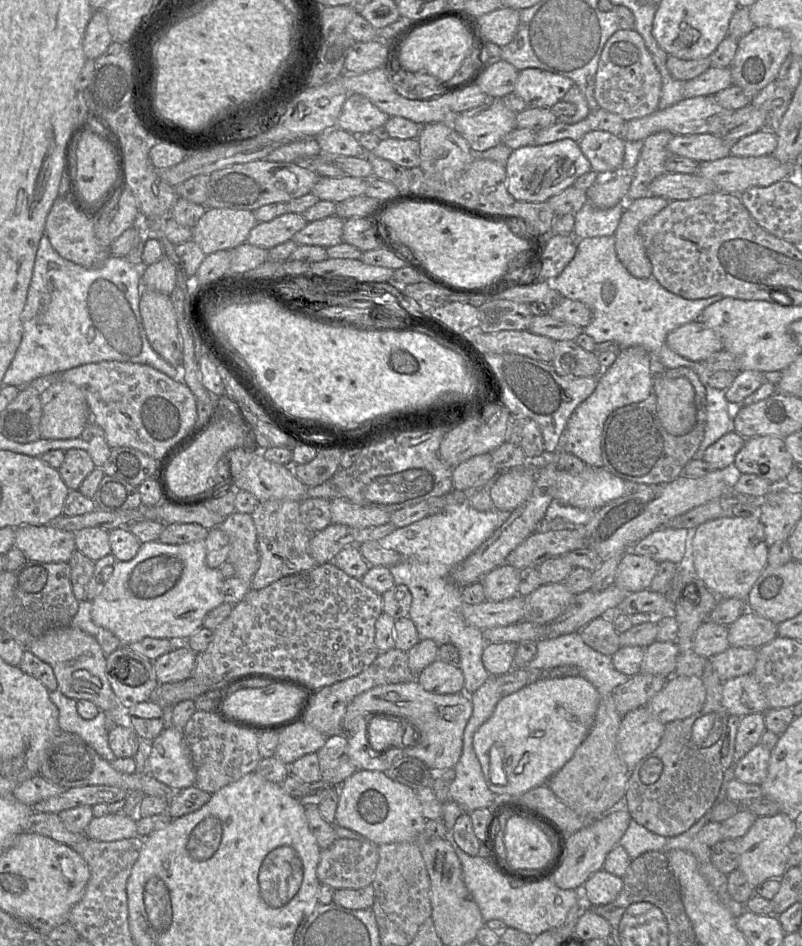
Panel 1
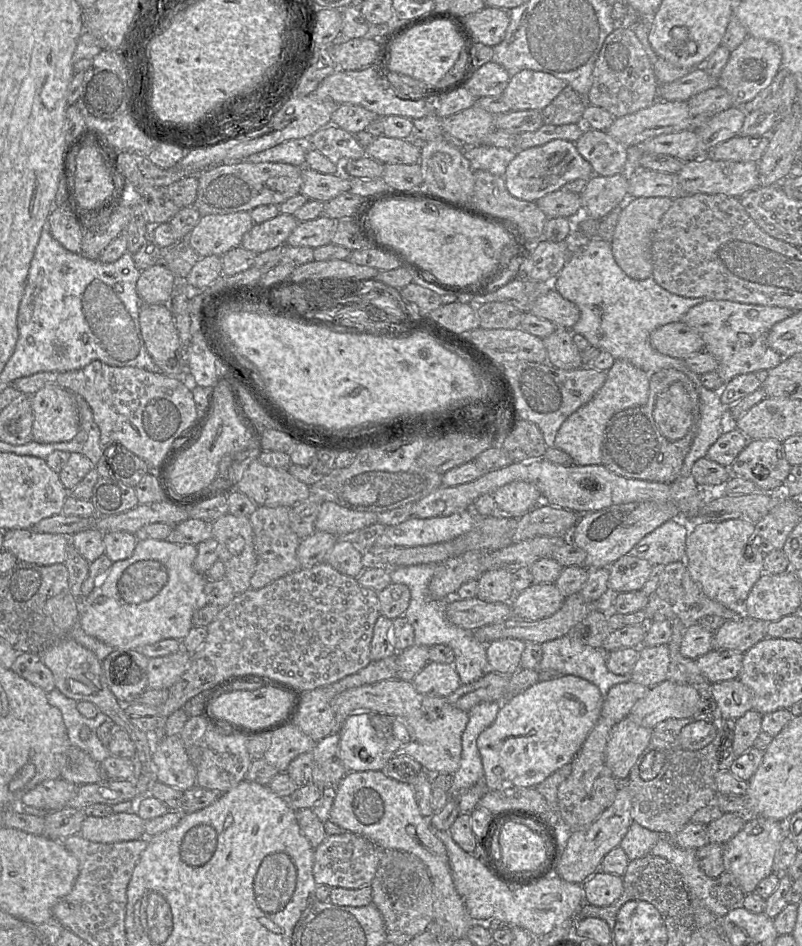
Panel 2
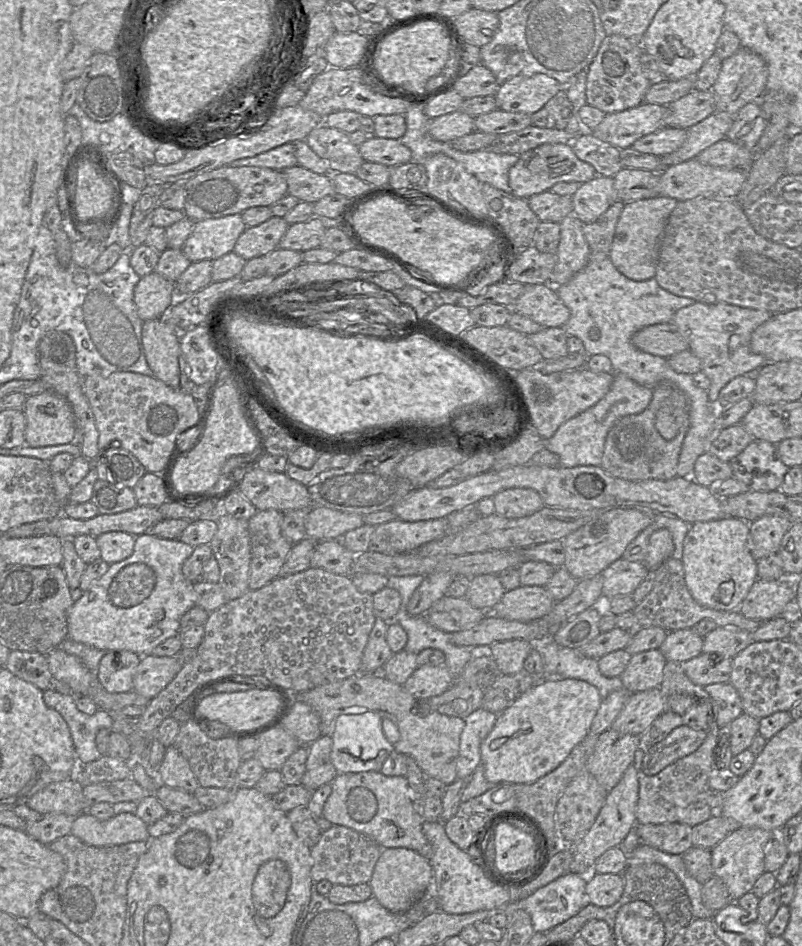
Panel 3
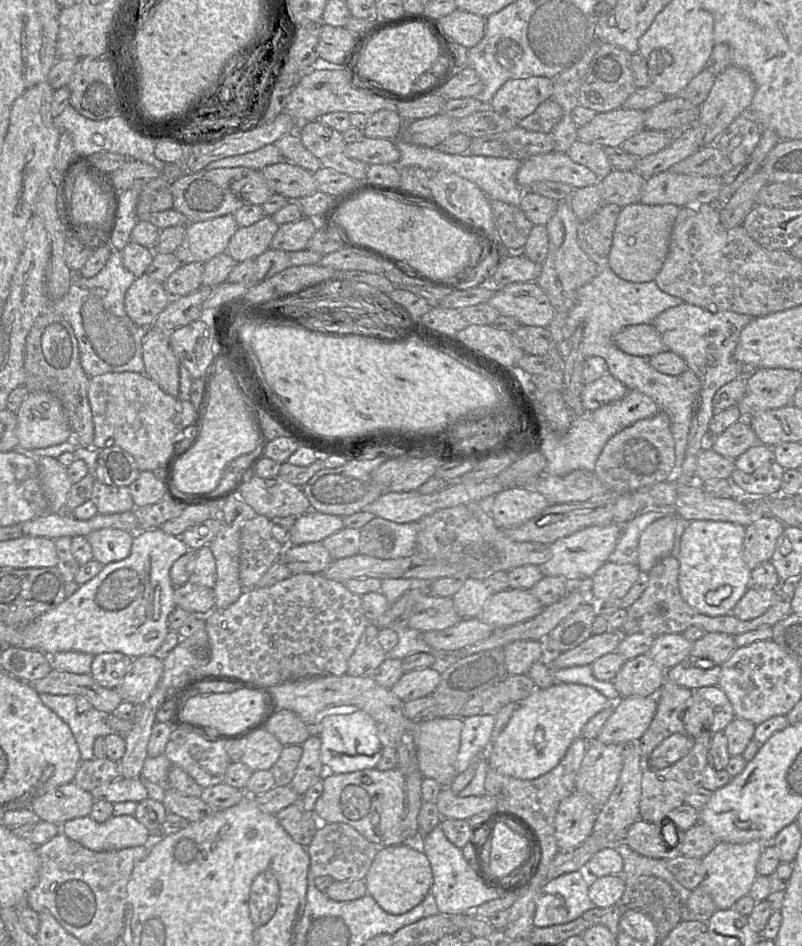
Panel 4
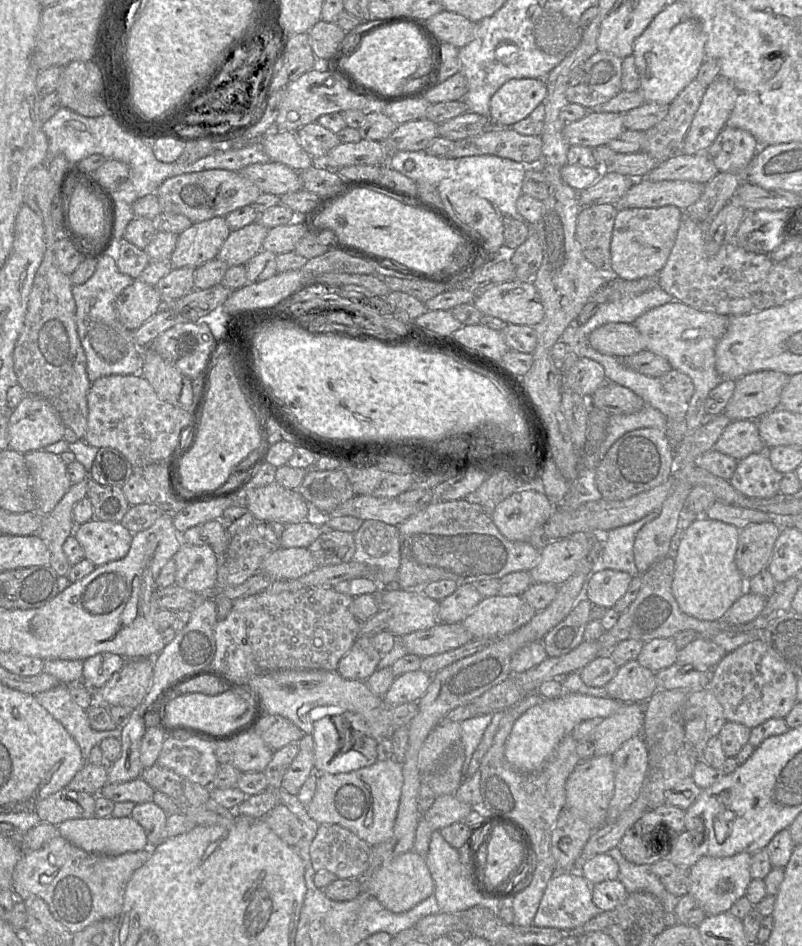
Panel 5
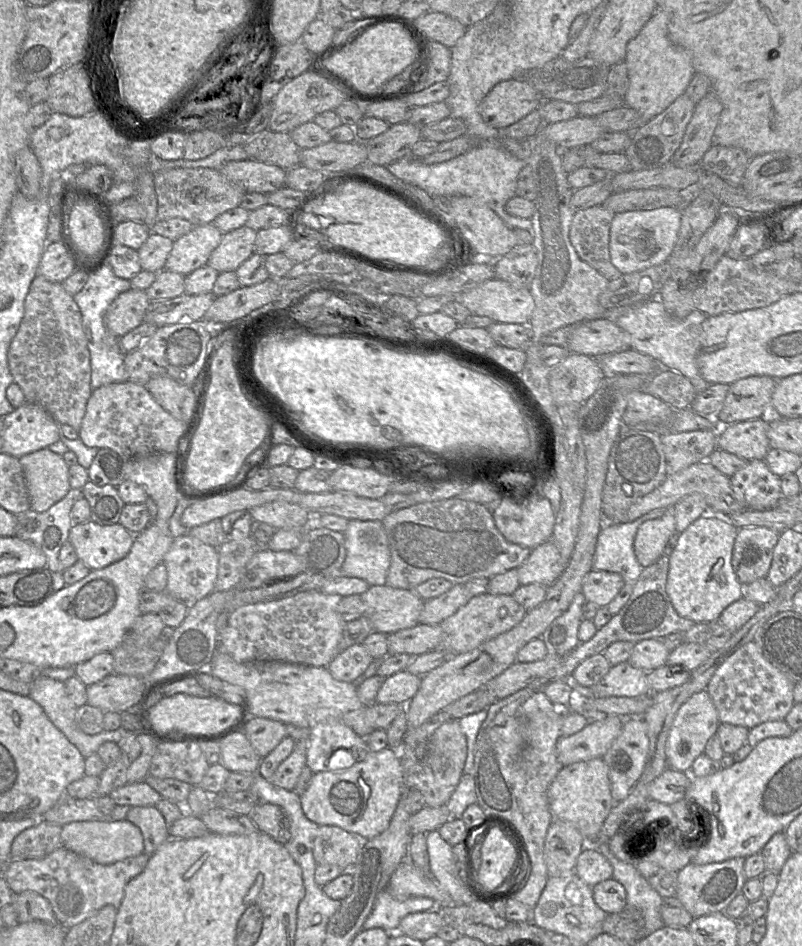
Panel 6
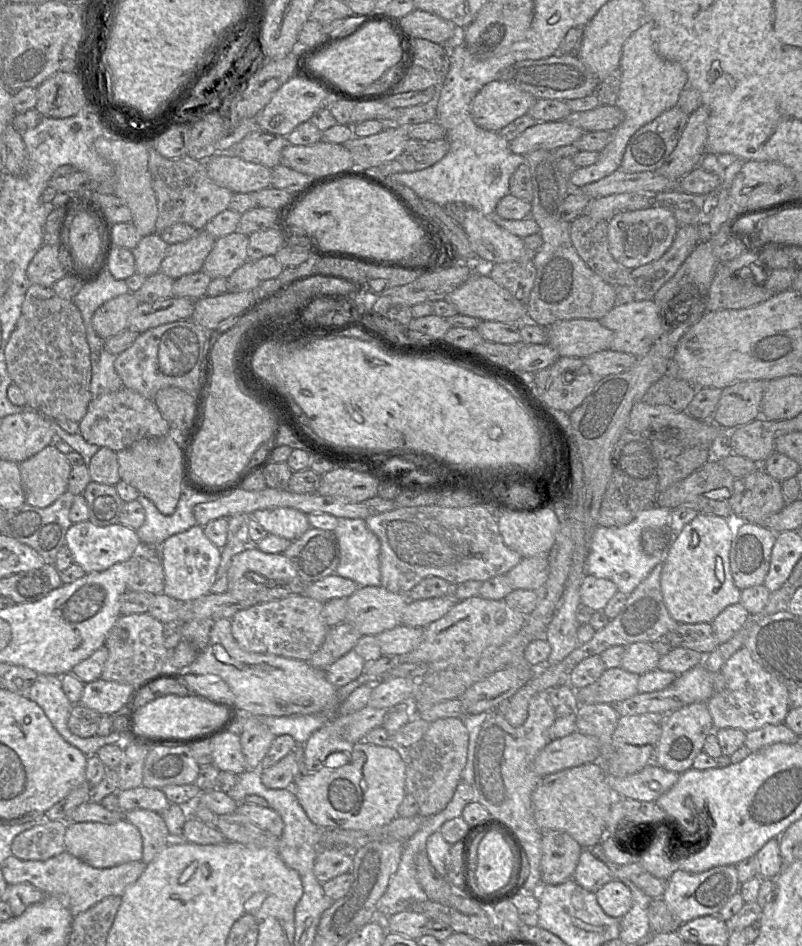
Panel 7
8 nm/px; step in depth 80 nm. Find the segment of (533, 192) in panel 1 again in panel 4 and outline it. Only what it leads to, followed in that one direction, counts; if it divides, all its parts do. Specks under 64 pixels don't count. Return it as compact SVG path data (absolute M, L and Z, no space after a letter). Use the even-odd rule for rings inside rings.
M551 151L523 160L516 173L516 182L523 190L542 180L562 182L578 189L597 184L599 178L588 167L572 161L567 153Z

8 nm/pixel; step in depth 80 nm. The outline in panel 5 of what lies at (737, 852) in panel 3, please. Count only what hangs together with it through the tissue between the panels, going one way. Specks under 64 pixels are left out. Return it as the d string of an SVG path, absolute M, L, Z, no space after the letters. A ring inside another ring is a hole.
M745 852L723 858L705 855L689 868L688 893L707 916L728 912L738 899L745 896L746 889L752 880L751 858L752 854Z

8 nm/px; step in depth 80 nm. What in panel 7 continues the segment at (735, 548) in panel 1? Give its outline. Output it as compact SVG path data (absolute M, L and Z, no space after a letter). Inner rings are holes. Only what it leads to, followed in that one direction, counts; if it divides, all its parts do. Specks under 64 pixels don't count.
M698 513L670 546L663 562L660 587L664 604L676 622L711 623L727 606L740 602L741 590L734 584L729 558L735 522L735 518ZM693 531L697 532L699 543L692 548Z

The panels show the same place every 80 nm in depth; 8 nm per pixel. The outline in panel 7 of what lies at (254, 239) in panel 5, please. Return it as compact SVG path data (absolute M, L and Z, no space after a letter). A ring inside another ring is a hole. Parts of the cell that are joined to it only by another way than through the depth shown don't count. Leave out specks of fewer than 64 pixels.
M235 231L217 238L205 259L202 271L212 279L229 278L232 273L248 261L249 235Z

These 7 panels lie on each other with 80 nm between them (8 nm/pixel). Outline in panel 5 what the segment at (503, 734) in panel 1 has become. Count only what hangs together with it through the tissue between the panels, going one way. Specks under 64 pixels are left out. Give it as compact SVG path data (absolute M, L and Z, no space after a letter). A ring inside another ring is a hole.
M566 692L556 699L543 699L515 721L505 742L506 761L521 772L540 770L562 738L570 735L577 724L593 718L607 718L617 712L623 704L610 697L602 698L573 692Z

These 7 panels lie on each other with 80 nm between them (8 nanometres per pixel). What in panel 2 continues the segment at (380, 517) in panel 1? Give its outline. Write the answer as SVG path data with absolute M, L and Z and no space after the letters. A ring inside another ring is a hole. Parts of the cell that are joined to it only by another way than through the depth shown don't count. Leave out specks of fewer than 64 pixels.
M324 501L315 521L315 531L328 532L338 538L349 538L374 523L377 523L376 512L352 510L332 501Z

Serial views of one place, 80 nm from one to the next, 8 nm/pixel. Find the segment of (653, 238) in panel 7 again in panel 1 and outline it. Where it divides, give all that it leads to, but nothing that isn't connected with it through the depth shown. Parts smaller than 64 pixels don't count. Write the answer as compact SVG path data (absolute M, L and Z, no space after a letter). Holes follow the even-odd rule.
M647 196L626 201L626 207L615 231L615 250L627 271L636 278L650 278L652 264L647 256L640 225L669 203L661 196Z

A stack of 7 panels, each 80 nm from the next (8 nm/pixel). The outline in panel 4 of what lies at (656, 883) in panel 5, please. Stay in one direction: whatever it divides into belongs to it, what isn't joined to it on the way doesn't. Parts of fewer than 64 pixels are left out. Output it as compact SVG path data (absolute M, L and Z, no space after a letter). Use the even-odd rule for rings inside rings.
M625 841L610 846L614 847L623 859L623 873L624 876L655 876L668 882L671 887L679 895L681 905L685 905L690 895L688 889L683 887L667 869L666 861L668 859L655 859L643 856L632 850Z

